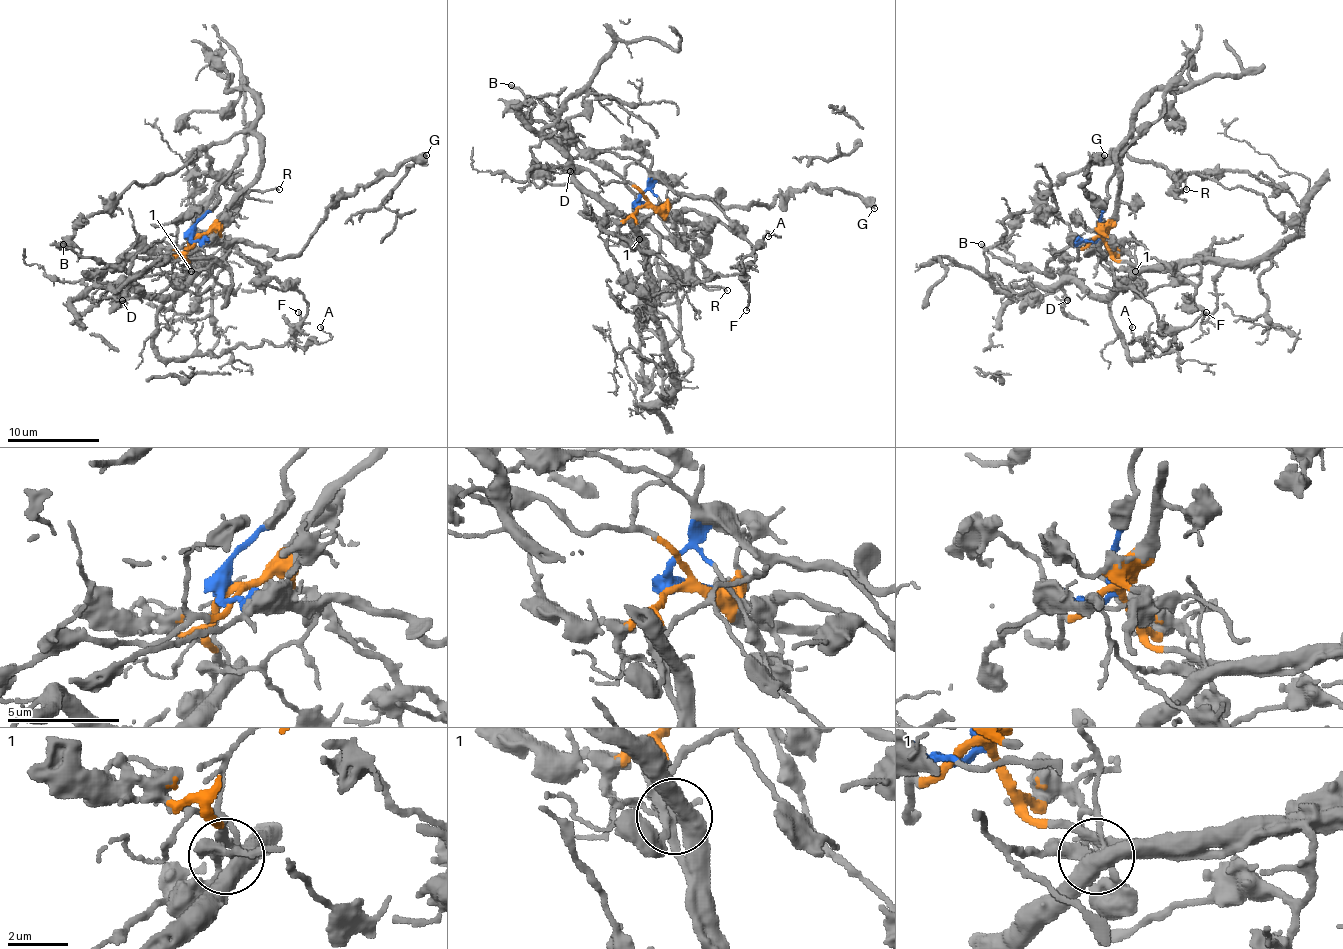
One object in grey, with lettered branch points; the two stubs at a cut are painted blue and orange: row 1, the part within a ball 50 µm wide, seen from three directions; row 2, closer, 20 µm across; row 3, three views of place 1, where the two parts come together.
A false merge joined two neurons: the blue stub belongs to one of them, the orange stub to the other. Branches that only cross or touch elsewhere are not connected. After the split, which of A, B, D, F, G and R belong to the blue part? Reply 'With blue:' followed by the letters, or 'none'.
With blue: B, G

